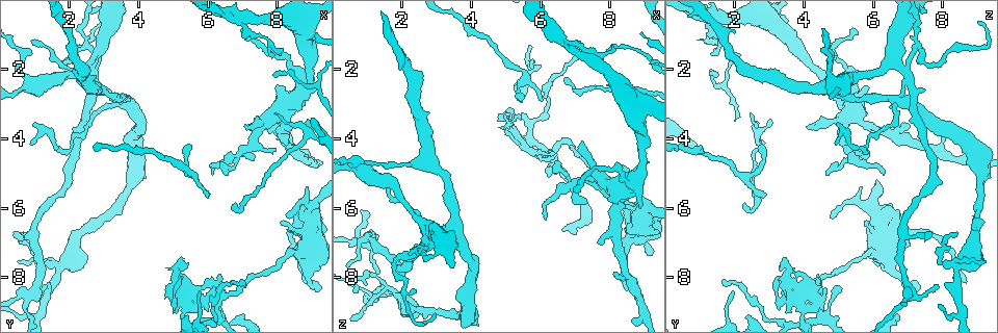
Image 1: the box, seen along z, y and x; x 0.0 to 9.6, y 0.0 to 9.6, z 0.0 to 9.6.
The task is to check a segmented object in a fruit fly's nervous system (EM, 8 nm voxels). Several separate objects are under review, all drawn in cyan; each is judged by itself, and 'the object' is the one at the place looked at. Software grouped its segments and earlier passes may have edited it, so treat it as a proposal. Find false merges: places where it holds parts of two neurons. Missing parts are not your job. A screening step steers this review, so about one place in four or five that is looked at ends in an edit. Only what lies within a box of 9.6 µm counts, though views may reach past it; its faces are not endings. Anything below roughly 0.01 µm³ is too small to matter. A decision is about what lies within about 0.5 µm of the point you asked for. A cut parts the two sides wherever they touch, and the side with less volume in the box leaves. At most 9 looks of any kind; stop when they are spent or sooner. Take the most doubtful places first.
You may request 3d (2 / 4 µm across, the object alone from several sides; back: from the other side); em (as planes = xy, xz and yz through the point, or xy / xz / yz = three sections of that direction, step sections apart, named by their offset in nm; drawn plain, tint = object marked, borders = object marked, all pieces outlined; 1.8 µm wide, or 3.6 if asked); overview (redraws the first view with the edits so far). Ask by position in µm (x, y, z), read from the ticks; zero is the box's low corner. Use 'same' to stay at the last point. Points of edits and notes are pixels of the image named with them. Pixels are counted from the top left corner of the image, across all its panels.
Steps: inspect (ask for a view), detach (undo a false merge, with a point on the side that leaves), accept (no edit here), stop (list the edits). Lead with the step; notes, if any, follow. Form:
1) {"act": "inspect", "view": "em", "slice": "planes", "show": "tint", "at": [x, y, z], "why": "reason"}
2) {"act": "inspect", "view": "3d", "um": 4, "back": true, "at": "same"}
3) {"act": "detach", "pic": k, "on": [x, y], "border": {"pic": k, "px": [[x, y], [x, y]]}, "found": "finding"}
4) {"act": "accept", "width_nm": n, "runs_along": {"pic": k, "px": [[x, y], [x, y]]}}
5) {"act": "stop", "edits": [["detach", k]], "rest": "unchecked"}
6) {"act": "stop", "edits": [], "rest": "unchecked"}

{"act": "inspect", "view": "em", "slice": "xz", "step": 16, "show": "borders", "at": [3.50, 2.85, 6.60], "why": "thick turns thin"}

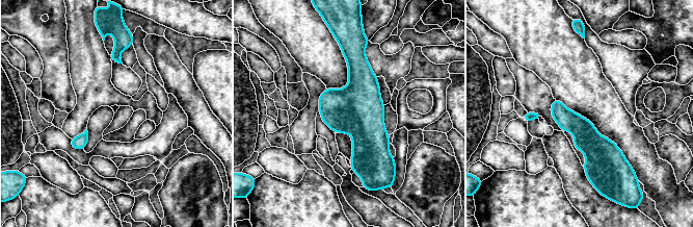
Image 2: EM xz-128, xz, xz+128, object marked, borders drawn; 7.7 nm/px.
{"act": "accept", "runs_along": {"pic": 2, "px": [[556, 102], [605, 154], [620, 157]]}, "found": "one neuron here"}

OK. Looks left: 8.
{"act": "inspect", "view": "3d", "um": 4, "at": [5.60, 5.10, 2.20], "why": "abrupt turn"}

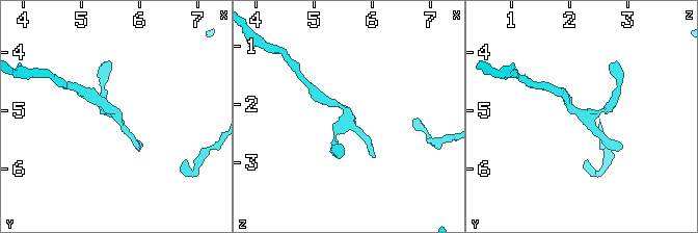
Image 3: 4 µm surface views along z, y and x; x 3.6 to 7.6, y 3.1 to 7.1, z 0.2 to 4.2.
{"act": "inspect", "view": "em", "slice": "yz", "step": 8, "show": "tint", "at": [5.55, 5.05, 2.20]}

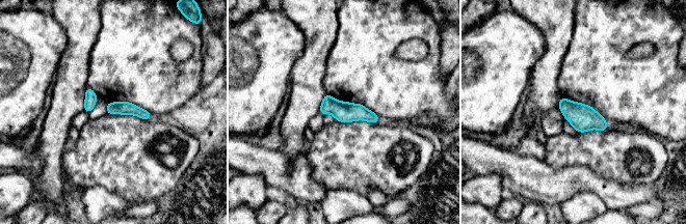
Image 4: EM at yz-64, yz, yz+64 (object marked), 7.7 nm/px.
{"act": "inspect", "view": "em", "slice": "planes", "show": "tint", "at": "same"}

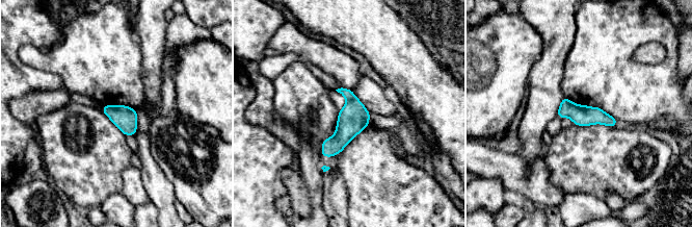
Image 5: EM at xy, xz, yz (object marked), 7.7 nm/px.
{"act": "accept", "runs_along": {"pic": 5, "px": [[560, 111], [599, 116], [613, 122]]}, "found": "continuous, no second neuron"}

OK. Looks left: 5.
{"act": "inspect", "view": "em", "slice": "planes", "show": "borders", "at": [6.95, 4.45, 5.35], "why": "sharp bend"}

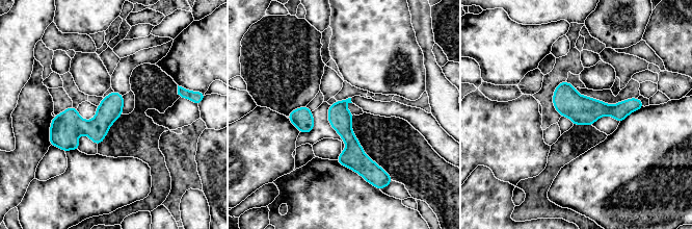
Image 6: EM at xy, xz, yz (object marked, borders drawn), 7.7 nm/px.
{"act": "accept", "runs_along": {"pic": 6, "px": [[555, 98], [581, 109], [638, 104]]}, "found": "all the same neuron"}

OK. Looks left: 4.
{"act": "inspect", "view": "em", "slice": "planes", "show": "tint", "at": [5.10, 8.30, 3.50], "why": "closes a loop"}

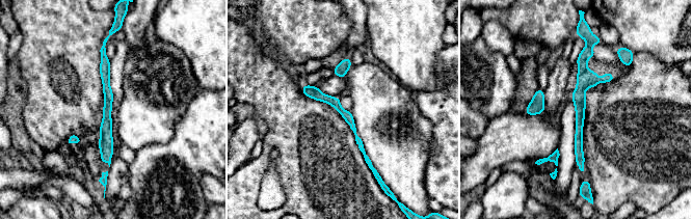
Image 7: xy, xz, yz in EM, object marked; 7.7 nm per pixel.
{"act": "accept", "runs_along": {"pic": 7, "px": [[588, 49], [580, 89], [581, 166]]}, "found": "continuous, no second neuron"}

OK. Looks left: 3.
{"act": "stop", "edits": [], "rest": "unchecked"}

